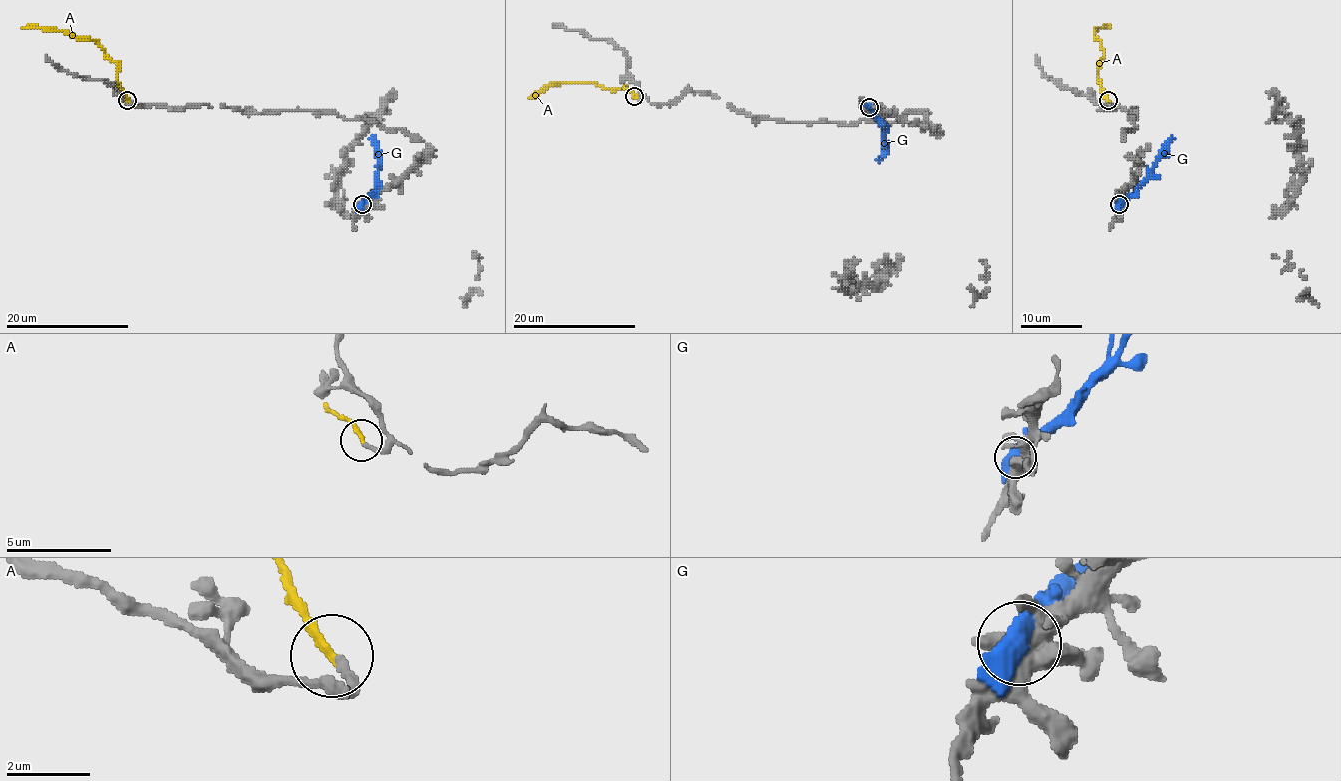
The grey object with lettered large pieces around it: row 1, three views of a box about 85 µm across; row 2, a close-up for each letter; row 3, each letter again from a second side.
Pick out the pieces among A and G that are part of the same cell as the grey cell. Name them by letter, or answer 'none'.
A

